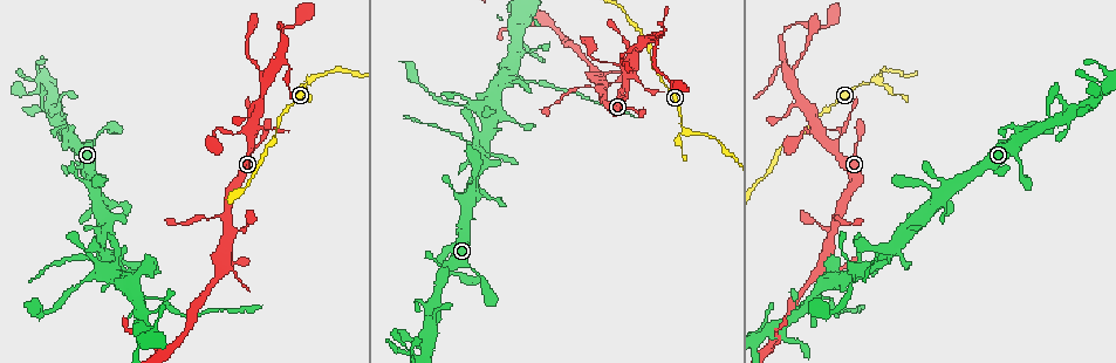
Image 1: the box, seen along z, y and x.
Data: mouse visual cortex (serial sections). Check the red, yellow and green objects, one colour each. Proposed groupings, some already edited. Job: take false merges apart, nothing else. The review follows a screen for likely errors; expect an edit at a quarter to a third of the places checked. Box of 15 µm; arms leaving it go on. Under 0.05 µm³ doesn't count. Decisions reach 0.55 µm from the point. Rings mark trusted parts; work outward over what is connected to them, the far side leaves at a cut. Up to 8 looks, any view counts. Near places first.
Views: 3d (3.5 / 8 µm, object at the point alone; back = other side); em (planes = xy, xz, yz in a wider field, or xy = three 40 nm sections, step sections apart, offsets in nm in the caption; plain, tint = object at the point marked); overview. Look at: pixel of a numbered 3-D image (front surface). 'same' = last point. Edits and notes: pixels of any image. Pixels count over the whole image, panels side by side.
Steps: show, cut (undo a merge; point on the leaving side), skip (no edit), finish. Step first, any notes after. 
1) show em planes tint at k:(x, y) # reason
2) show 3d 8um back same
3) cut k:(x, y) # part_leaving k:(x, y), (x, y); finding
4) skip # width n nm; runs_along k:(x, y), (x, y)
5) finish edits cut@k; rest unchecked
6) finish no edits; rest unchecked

show 3d 8um at 1:(779, 38) # calibre changes

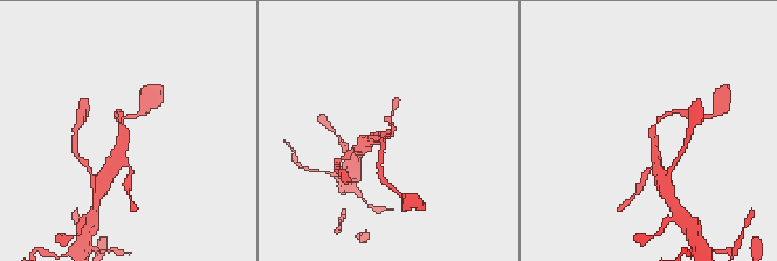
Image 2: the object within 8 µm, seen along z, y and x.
show 3d 3.5um at 2:(385, 135) # zoom in

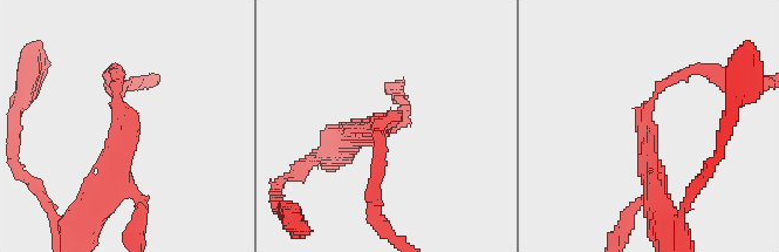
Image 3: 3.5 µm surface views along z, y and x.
show em xy step 2 tint at 3:(386, 122) # arm_widths 150, 350 nm

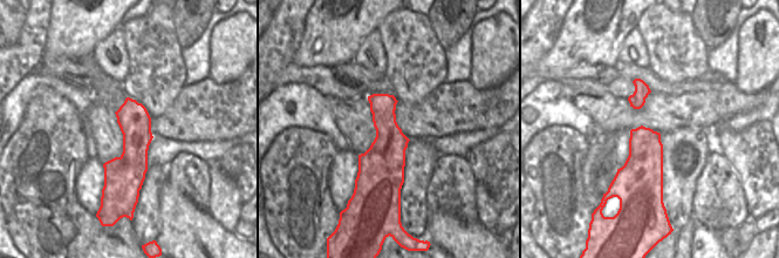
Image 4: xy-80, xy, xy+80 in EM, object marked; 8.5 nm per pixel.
skip # runs_along 3:(657, 193), (644, 110), (665, 81), (696, 70); one cell here

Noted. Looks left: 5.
show 3d 3.5um at 1:(579, 87) # a narrow waist

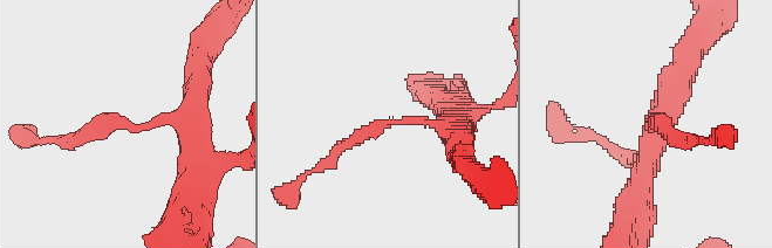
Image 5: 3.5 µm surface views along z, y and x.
show em xy step 5 tint at 5:(130, 128) # now the EM

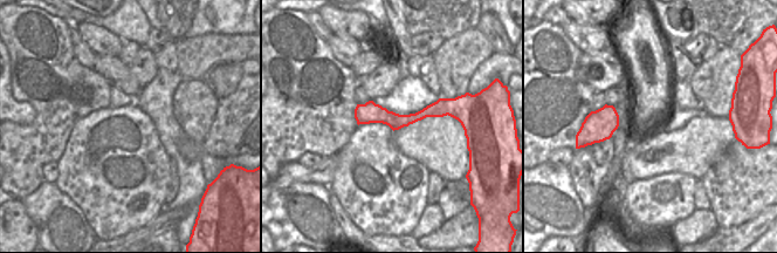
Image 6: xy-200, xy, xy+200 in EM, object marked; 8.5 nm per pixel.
cut 5:(100, 126) # width 180 nm; part_leaving 5:(139, 126), (42, 140); a second cell is stuck on

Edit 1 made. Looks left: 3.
show overview # redraw

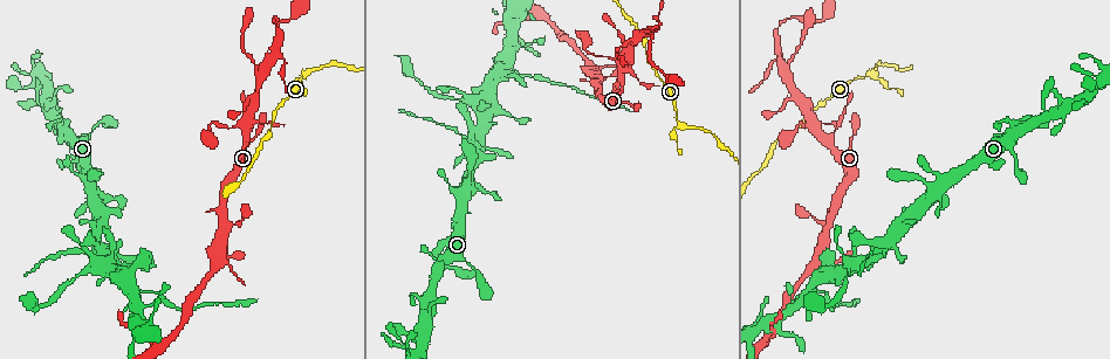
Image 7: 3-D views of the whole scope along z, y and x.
show 3d 3.5um back at 7:(679, 122) # a narrow waist

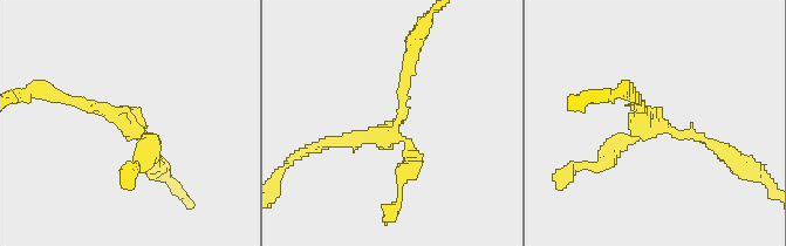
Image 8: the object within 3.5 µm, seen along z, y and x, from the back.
show em xy step 3 tint at 8:(133, 121) # shape alone is not enough

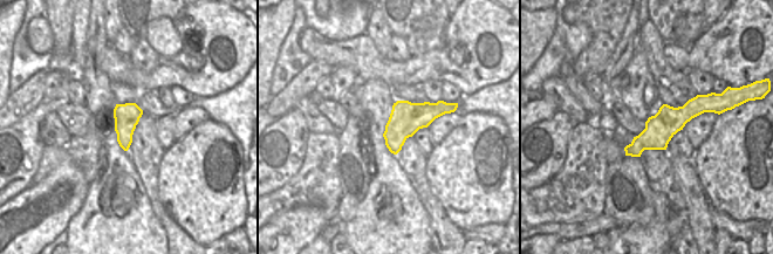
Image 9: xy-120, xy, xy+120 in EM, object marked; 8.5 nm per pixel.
skip # runs_along 9:(705, 100), (628, 152); one cell here

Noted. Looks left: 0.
finish edits cut@5; rest unchecked

